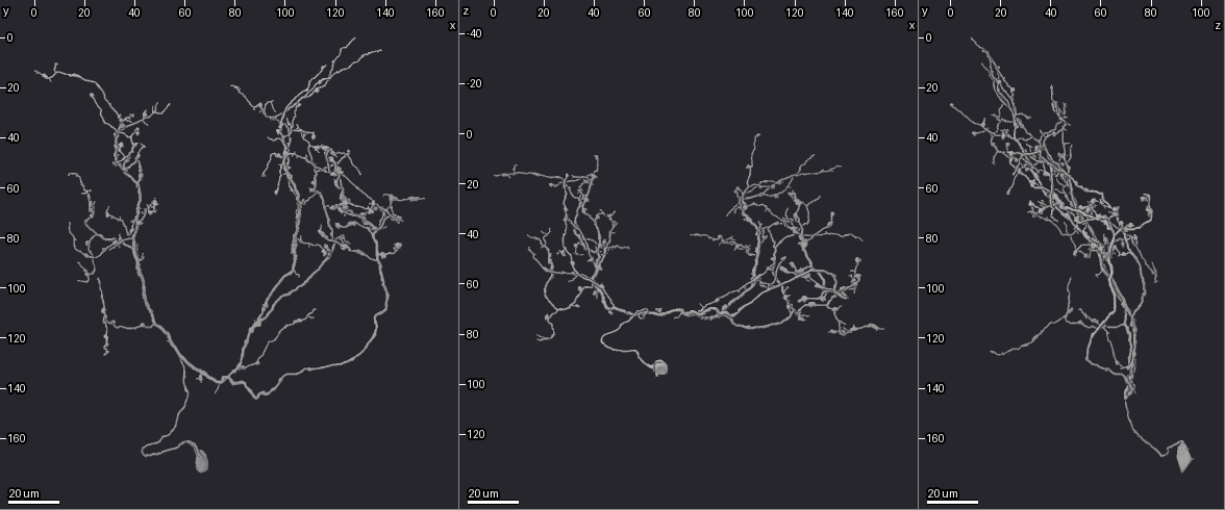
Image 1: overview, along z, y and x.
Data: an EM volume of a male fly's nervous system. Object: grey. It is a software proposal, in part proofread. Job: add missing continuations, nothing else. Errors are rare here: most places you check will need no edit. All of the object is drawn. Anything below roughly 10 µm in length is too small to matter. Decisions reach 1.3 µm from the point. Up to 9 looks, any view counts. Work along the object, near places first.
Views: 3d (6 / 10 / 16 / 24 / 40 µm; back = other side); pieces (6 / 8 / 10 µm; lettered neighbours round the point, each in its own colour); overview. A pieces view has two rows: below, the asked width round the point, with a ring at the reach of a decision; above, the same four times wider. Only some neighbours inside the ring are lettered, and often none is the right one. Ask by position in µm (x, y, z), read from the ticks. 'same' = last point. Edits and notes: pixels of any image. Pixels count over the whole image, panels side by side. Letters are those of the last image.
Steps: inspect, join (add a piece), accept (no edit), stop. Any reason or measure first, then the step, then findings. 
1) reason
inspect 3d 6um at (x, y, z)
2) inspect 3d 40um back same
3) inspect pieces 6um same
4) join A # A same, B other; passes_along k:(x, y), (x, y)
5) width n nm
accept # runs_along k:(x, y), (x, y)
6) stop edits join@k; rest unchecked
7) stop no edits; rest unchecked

branch stops here
inspect 3d 16um at (116, 45, 30)

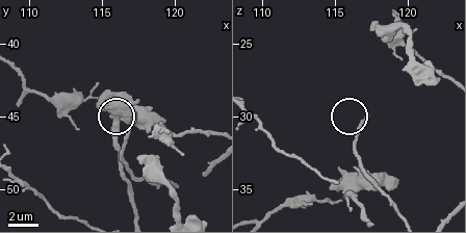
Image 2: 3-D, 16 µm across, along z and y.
inspect pieces 8um at (117.4, 45.0, 30.0)

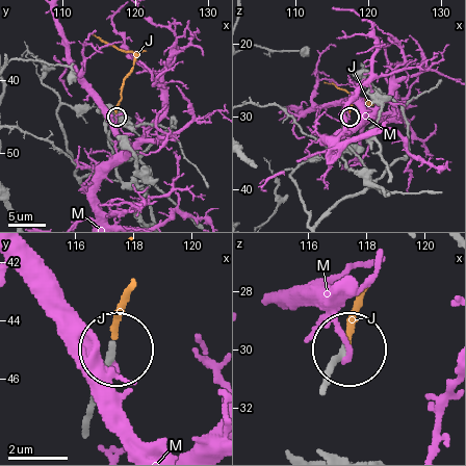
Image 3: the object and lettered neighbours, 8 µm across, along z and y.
join J # J same, M other; passes_along 3:(322, 389), (355, 307); it goes on there

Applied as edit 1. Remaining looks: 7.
branch stops here
inspect 3d 24um at (92, 41, 32)

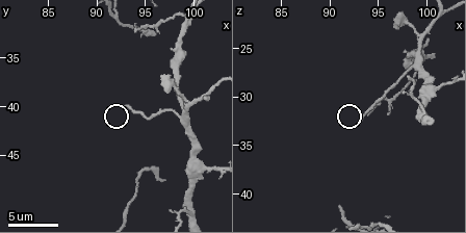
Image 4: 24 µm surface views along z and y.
inspect pieces 10um at (93.0, 40.0, 32.8)

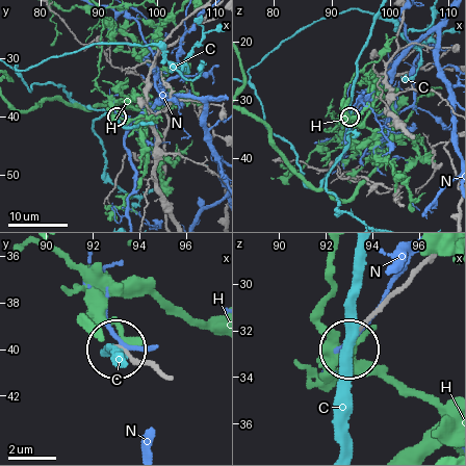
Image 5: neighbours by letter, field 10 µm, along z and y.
accept # C other, H other, N other; none of them fits

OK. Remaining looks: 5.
an open end
inspect 3d 16um at (38, 31, 16)

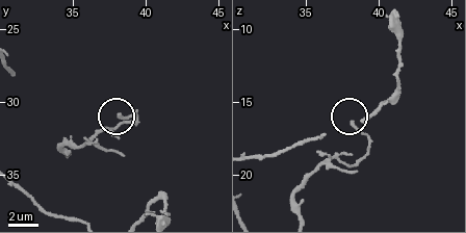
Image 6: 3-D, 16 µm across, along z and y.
inspect pieces 10um at (38.0, 31.0, 16.4)

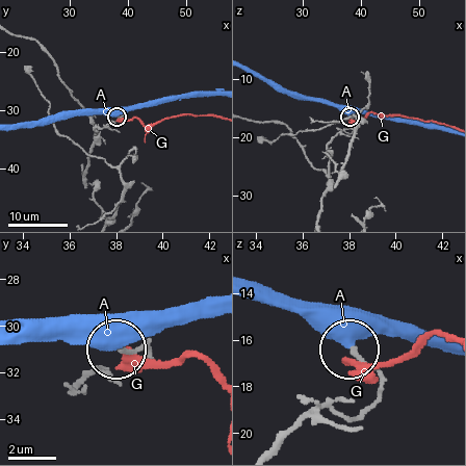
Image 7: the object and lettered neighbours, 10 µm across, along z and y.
accept # A other, G other; runs_along 7:(275, 447), (322, 408), (370, 406), (379, 382), (355, 354); no lettered piece goes on from it

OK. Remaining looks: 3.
end of a long branch
inspect 3d 16um at (53, 26, 46)

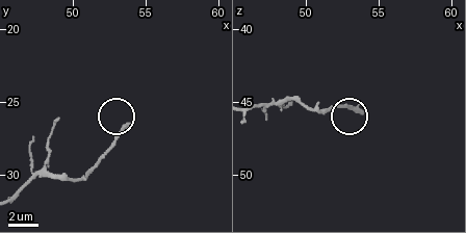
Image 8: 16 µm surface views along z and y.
inspect pieces 8um at (53.8, 26.4, 45.6)

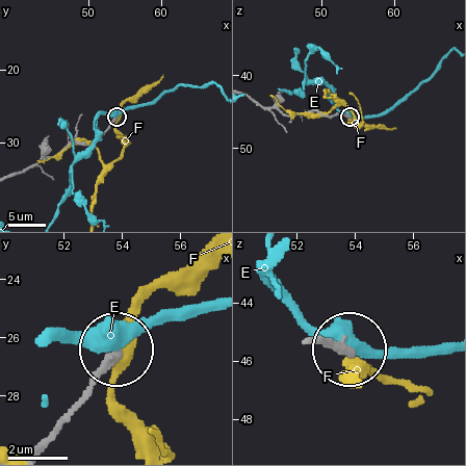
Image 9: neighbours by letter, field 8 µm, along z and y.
accept # E other, F other; none of them fits

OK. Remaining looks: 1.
stop edits join@3; rest unchecked

